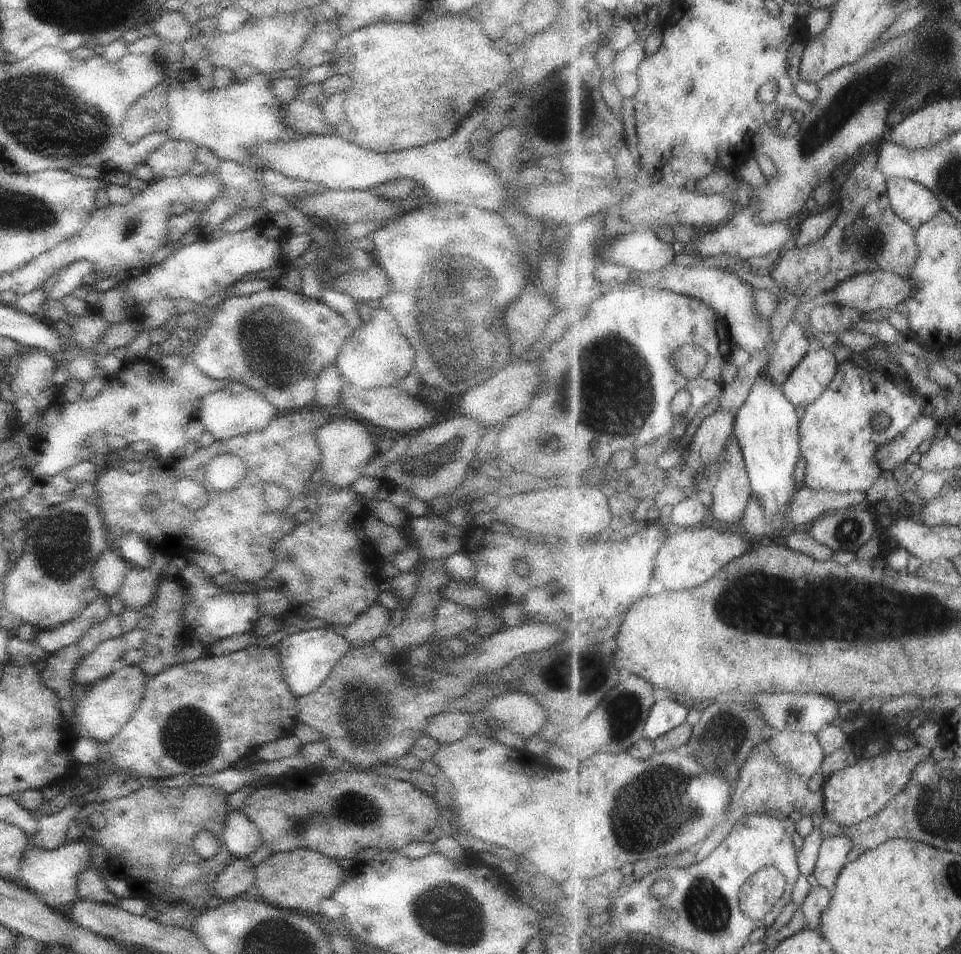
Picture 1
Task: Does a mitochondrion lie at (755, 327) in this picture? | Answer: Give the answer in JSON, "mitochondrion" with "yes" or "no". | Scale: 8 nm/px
{"mitochondrion":"yes"}

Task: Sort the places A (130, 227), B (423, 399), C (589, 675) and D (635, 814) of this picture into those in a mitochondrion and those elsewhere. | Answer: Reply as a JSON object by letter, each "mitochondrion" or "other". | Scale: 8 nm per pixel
{"A":"mitochondrion","B":"other","C":"mitochondrion","D":"mitochondrion"}

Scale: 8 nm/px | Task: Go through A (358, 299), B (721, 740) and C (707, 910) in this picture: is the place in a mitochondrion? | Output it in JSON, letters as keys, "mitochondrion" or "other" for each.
{"A":"other","B":"mitochondrion","C":"mitochondrion"}

